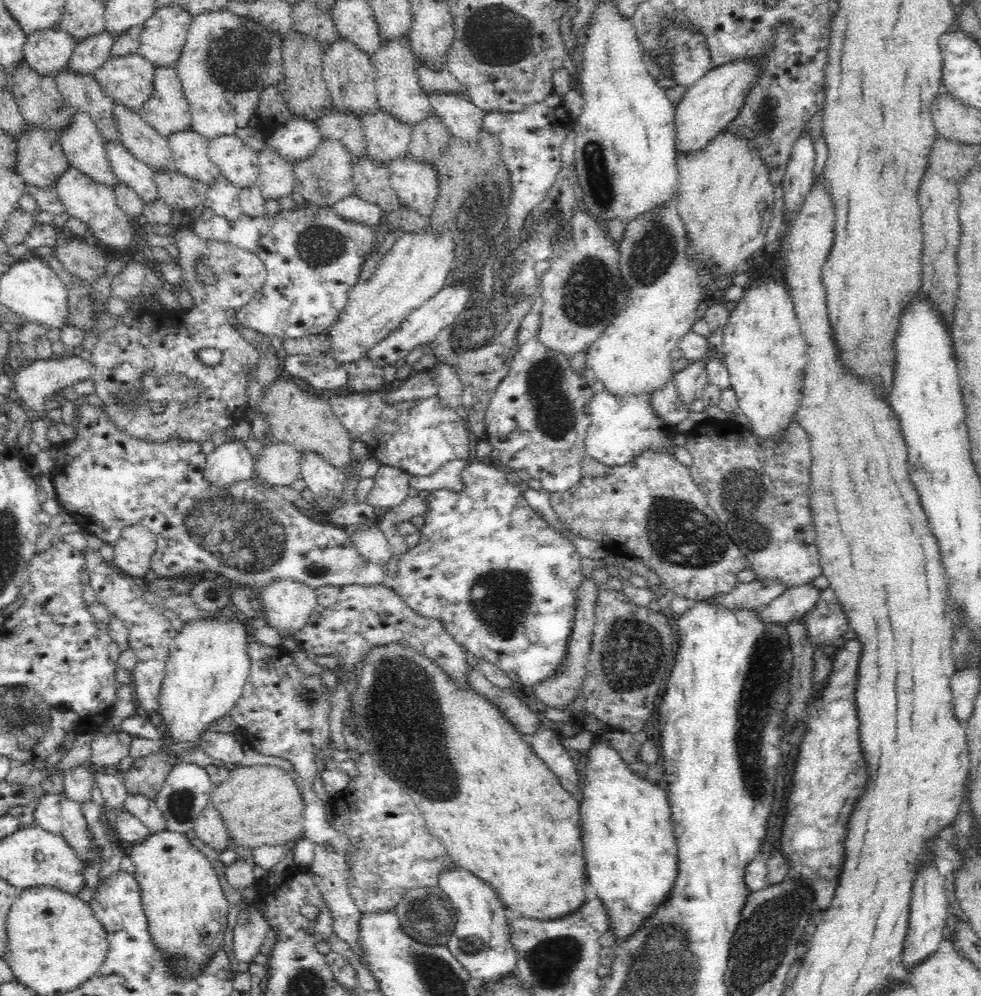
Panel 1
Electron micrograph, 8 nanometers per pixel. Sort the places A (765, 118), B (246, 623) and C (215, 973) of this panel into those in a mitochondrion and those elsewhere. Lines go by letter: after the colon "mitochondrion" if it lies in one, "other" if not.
A: mitochondrion
B: other
C: other

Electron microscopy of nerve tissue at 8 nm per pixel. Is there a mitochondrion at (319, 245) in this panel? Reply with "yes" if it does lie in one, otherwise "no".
yes

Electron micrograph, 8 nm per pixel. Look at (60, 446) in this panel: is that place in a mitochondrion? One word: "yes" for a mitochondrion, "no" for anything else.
no

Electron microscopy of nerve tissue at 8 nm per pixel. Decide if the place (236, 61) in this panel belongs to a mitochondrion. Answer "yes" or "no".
yes

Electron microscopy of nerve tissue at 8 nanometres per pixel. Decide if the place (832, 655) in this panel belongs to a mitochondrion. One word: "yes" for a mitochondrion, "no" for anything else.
no

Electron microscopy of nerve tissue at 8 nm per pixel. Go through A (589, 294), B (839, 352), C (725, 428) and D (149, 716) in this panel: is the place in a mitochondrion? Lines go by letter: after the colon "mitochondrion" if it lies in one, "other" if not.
A: mitochondrion
B: other
C: other
D: other

